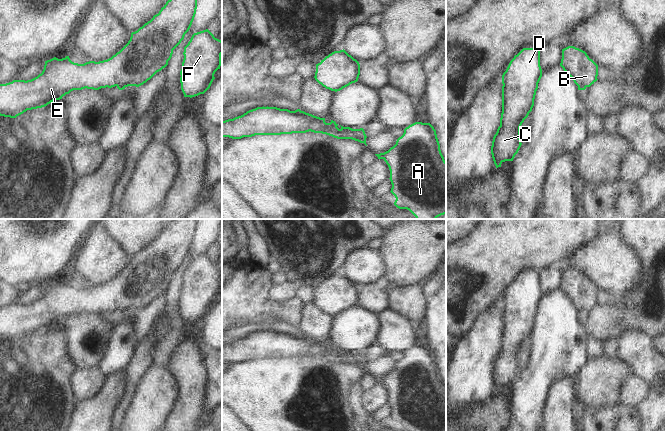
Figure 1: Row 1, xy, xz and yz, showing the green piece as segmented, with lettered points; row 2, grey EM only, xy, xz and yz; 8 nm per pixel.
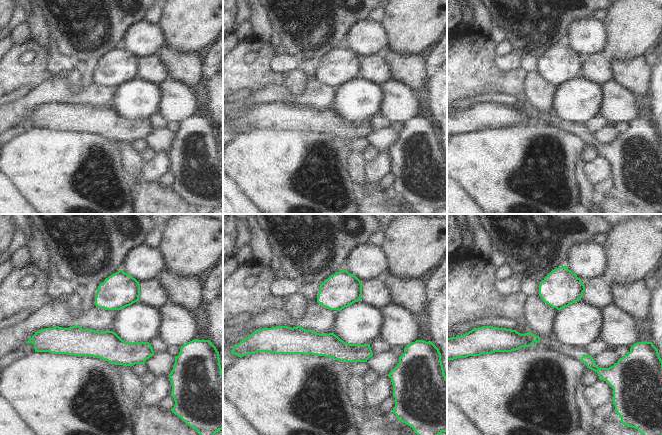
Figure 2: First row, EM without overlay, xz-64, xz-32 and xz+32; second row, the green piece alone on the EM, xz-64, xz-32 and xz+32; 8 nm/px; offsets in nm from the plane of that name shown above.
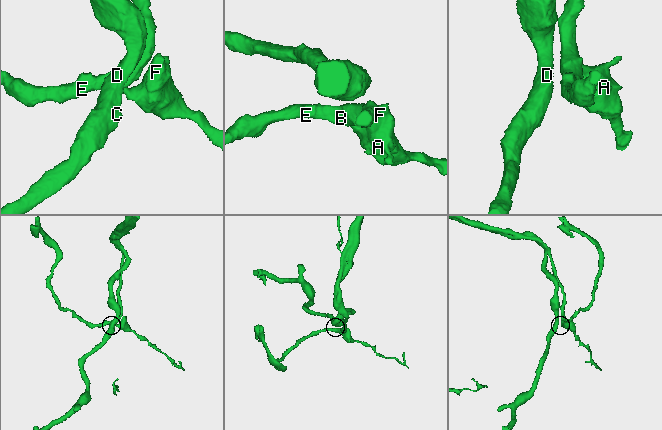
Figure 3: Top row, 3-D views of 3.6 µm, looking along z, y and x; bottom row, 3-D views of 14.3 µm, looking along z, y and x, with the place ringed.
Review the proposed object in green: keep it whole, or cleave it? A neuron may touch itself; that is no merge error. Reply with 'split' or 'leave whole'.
split

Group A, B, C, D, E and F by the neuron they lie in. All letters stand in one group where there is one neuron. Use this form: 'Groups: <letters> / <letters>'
Groups: A F / B C D E

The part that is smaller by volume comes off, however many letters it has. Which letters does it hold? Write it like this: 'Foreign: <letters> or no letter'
Foreign: A, F

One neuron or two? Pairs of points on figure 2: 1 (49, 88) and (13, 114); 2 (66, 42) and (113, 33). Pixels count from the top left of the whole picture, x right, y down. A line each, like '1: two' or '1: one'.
1: one
2: one

